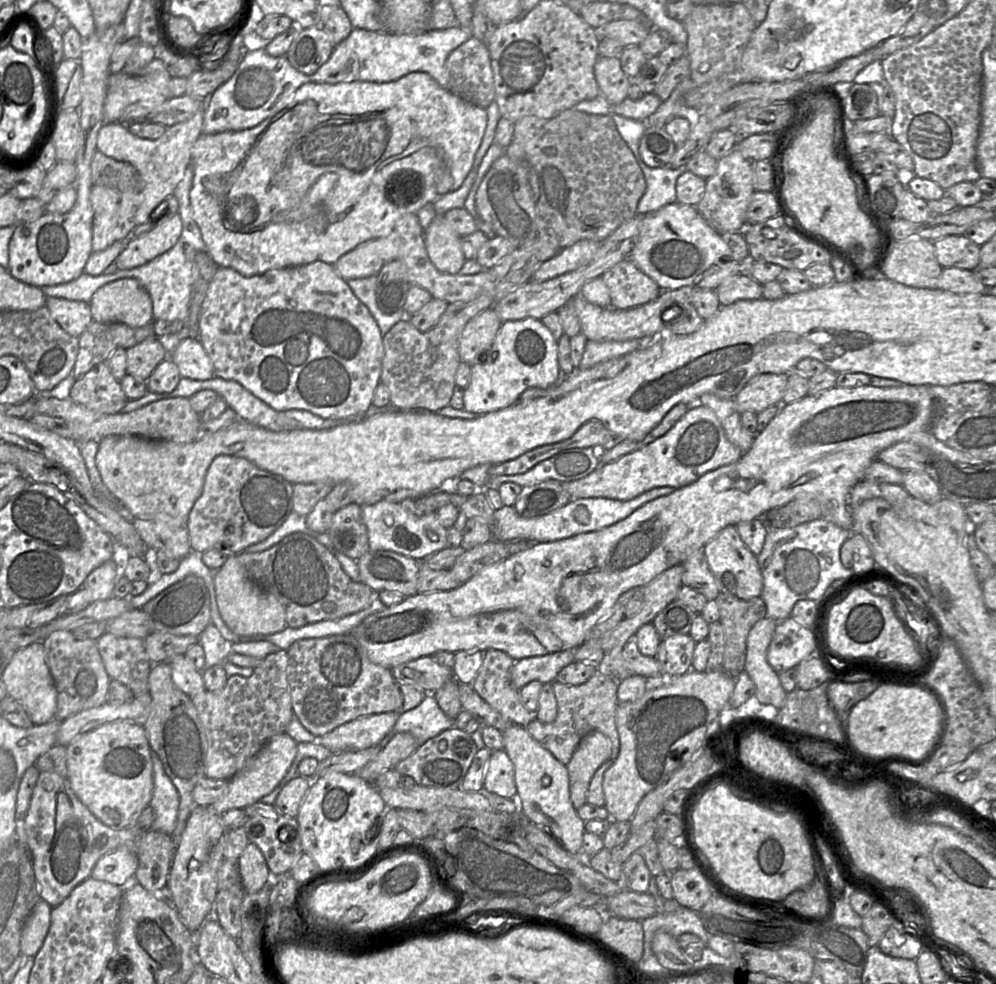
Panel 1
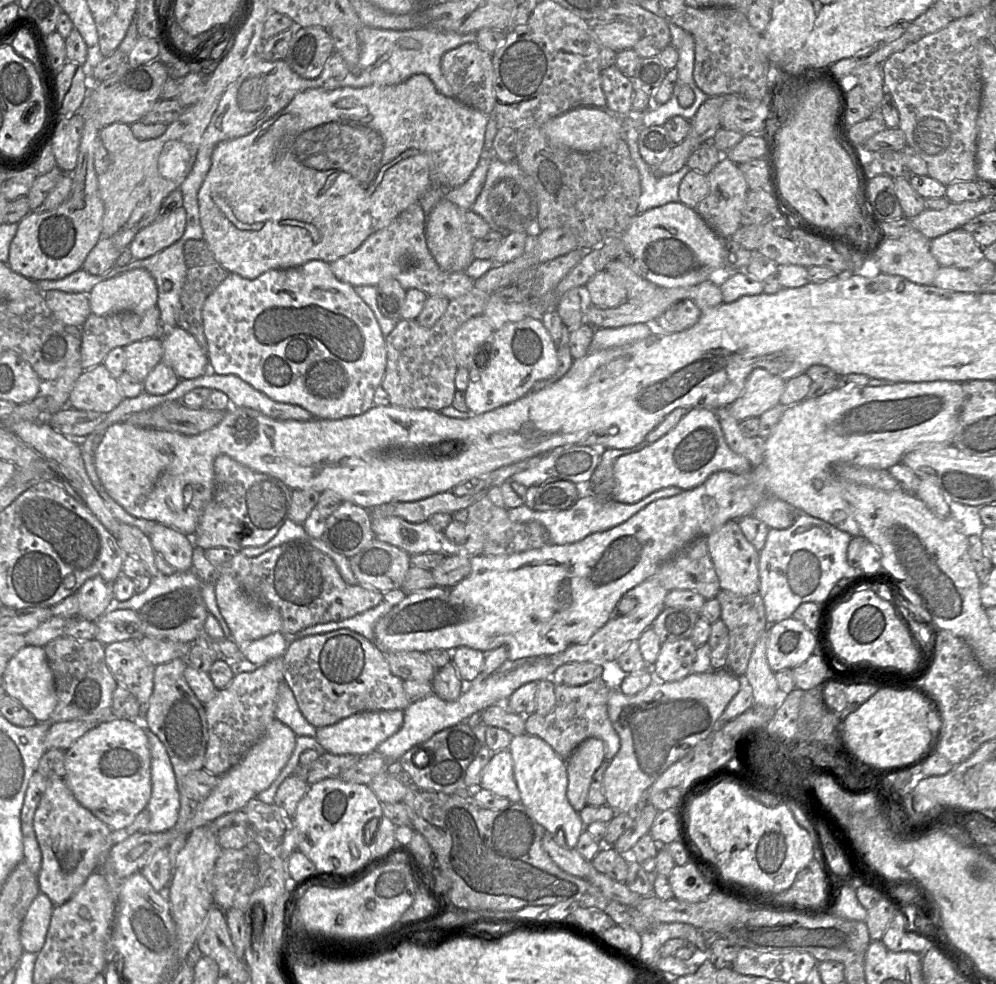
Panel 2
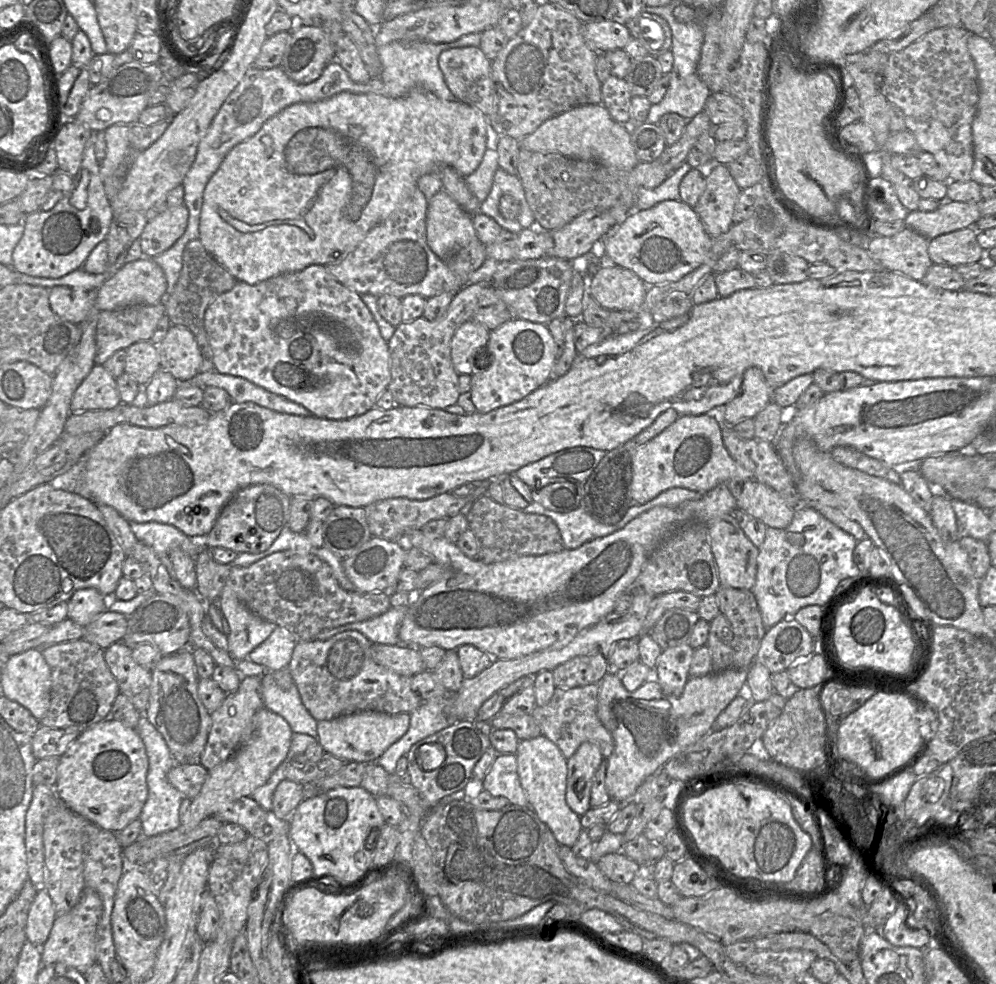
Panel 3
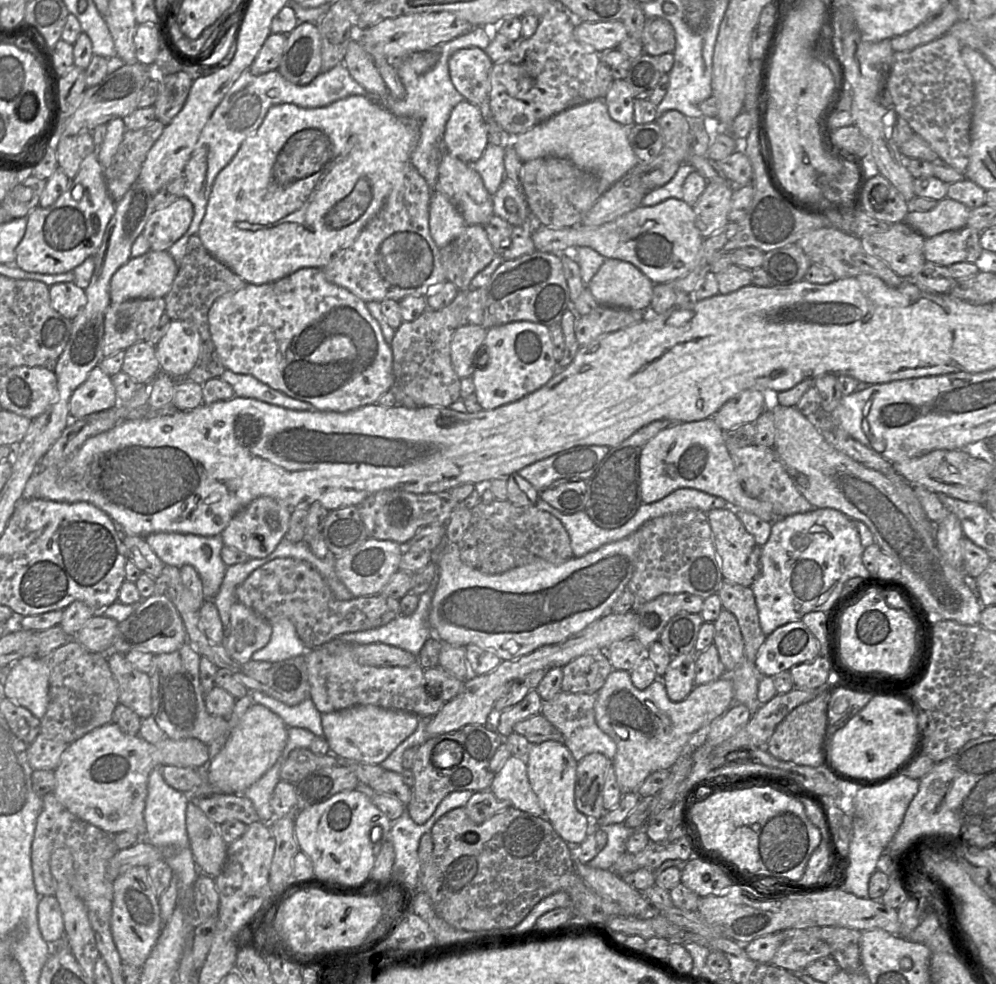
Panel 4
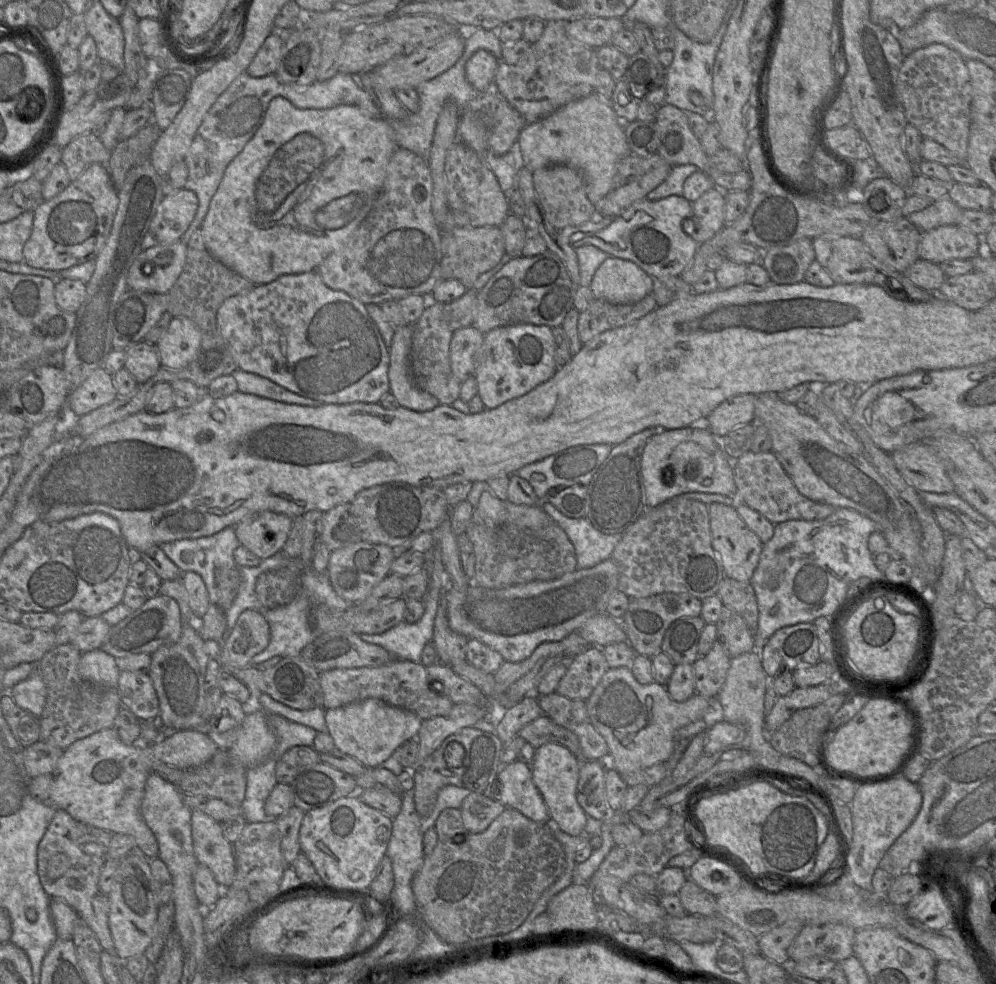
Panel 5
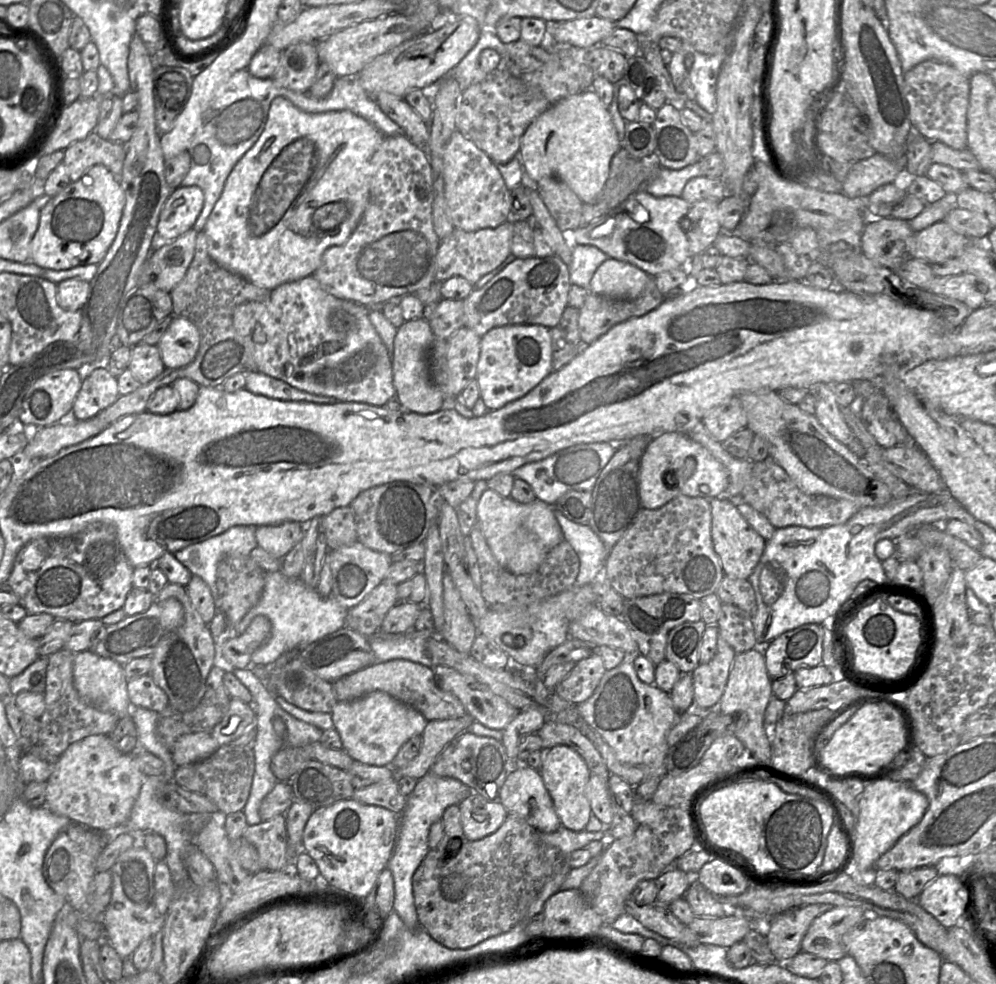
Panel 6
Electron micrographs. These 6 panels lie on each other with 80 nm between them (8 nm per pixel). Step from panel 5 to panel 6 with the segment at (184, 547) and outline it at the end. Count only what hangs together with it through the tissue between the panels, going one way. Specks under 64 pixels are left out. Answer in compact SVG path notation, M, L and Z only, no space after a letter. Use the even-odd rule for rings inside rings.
M233 526L221 534L189 545L173 555L192 575L199 576L210 588L217 608L218 590L216 572L224 556L249 556L251 550L260 548L255 538L256 526Z

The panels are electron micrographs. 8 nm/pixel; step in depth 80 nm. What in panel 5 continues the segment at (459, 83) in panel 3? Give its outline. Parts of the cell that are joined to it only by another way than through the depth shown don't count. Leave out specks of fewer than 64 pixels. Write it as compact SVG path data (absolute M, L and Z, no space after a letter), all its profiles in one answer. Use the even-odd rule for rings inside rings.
M476 51L465 66L467 80L478 91L486 91L492 88L499 61L489 51Z

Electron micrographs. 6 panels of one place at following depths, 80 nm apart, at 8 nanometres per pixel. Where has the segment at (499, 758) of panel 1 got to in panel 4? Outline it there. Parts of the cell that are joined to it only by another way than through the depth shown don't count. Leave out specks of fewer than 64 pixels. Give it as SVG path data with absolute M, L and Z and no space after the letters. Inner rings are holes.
M510 756L502 765L500 770L494 774L490 789L499 800L505 800L510 806L534 816L543 817L544 811L539 799L533 791L527 776L527 765L521 758Z

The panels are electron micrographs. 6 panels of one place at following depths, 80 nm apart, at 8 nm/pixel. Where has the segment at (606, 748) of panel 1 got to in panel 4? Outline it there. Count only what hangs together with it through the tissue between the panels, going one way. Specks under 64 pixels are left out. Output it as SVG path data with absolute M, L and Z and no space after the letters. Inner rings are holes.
M591 753L577 762L575 805L591 820L599 820L606 812L603 804L605 771L611 760L601 753Z

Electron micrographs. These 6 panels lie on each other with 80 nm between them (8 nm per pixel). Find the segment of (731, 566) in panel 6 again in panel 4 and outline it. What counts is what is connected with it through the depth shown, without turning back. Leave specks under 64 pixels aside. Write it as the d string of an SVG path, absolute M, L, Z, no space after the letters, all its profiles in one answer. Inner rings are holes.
M716 508L708 511L706 514L724 581L750 587L760 571L761 546L746 531L742 522L737 518L733 508Z

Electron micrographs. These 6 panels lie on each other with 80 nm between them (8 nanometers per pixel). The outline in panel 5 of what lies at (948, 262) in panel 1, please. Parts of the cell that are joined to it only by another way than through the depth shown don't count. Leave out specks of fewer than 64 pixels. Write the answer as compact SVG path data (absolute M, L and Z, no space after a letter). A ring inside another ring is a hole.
M945 225L923 232L919 258L935 264L978 255L980 236L959 225Z

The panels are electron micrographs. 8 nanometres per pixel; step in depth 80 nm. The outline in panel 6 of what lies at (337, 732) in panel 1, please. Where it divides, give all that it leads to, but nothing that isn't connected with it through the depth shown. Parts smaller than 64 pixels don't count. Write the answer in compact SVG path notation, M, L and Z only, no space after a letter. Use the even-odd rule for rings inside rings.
M374 691L358 699L338 702L333 708L331 716L334 729L341 737L343 750L354 761L379 767L389 765L401 746L413 736L421 735L428 723L428 720L418 710L383 691Z

